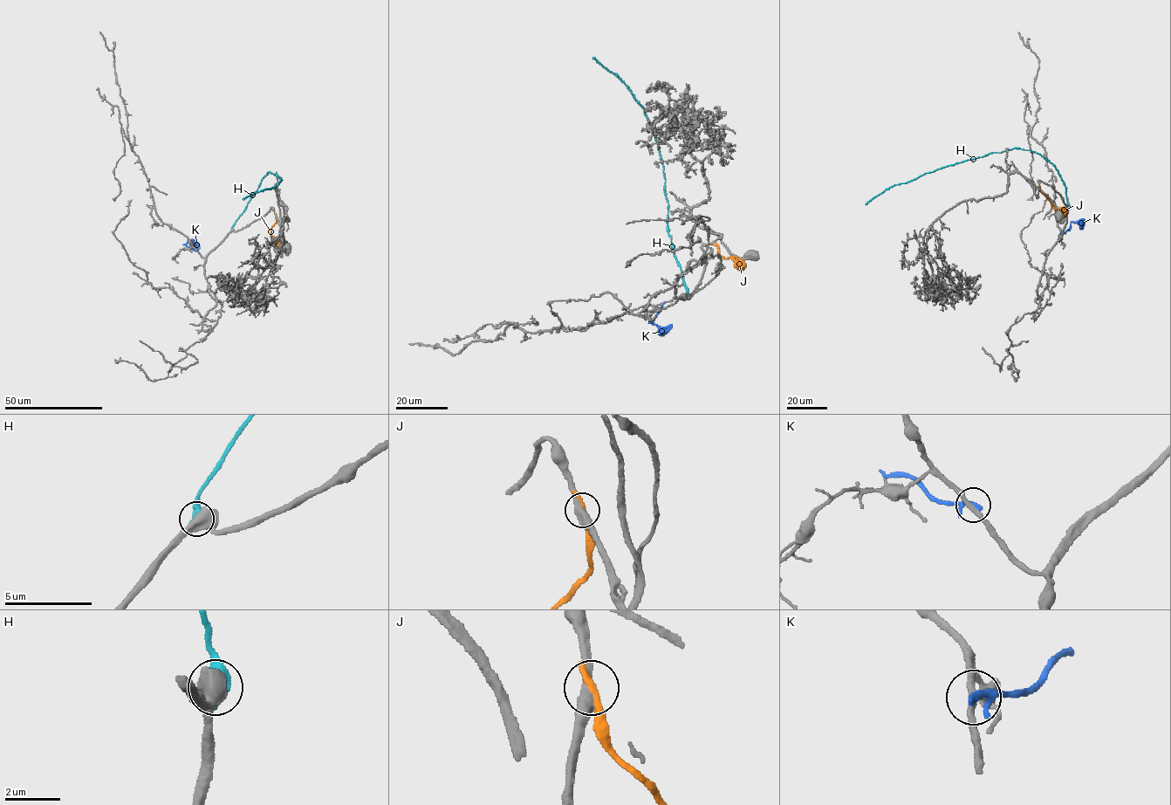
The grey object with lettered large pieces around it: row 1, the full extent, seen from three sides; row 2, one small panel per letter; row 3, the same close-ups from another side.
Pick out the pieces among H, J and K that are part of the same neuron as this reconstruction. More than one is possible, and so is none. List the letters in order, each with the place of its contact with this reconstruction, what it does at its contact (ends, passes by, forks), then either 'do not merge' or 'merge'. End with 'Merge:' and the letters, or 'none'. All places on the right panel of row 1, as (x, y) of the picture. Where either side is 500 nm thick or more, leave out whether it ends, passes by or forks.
H: (1068, 205) | do not merge
J: (1039, 187) | it ends | do not merge
K: (1061, 233) | it passes by | do not merge
Merge: none

